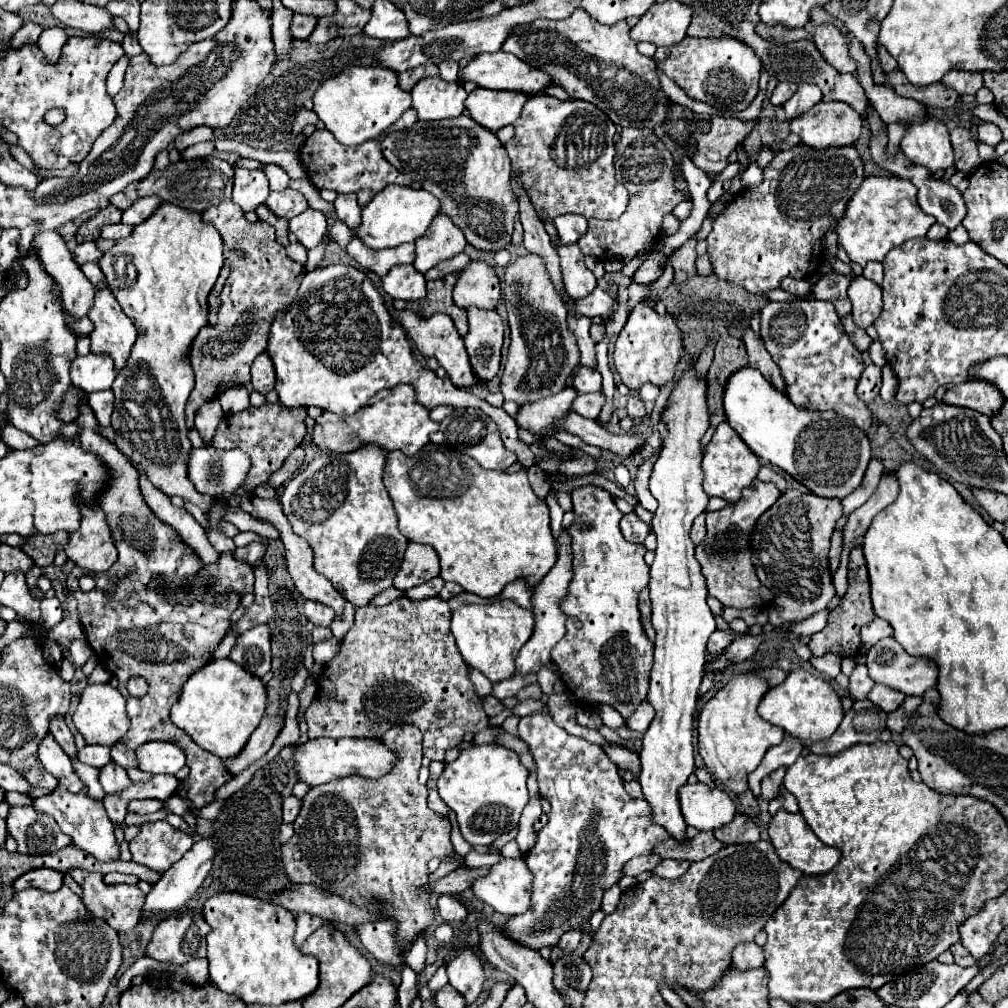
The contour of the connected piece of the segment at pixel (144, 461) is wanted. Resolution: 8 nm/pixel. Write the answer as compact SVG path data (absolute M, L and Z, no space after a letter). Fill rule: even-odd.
M163 204L163 208L155 212L151 220L135 226L131 236L127 236L127 240L119 240L115 248L107 250L105 256L99 260L99 266L107 278L109 290L113 292L123 312L131 318L131 322L139 332L131 348L131 354L125 366L117 372L113 384L113 392L125 390L123 394L115 394L115 410L111 416L111 426L115 430L115 446L119 450L129 448L137 452L137 460L133 458L133 454L125 454L125 456L143 468L143 472L147 474L147 478L153 482L155 488L159 488L167 496L181 496L183 500L193 502L195 506L207 512L207 508L211 508L213 504L213 498L199 494L191 484L191 480L187 478L187 464L193 446L187 436L189 428L187 428L185 406L191 390L195 388L189 350L199 330L209 324L207 296L213 284L217 282L219 270L223 266L223 238L213 226L201 222L201 214L187 212L185 208L179 208L175 204ZM129 264L137 268L137 274L129 274Z

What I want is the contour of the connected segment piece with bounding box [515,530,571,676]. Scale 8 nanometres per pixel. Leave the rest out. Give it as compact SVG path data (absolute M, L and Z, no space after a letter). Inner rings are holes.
M565 530L559 536L559 558L557 564L541 578L541 582L535 586L535 594L533 594L533 614L535 614L535 630L531 634L531 638L527 640L527 644L521 648L519 656L517 656L517 676L525 676L525 674L535 674L541 666L545 666L551 656L551 648L563 638L565 634L565 616L563 612L559 612L559 600L567 594L567 584L571 580L571 548L569 548L569 536L565 534Z

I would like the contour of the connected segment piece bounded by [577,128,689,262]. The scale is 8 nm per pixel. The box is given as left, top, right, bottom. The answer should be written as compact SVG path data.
M623 128L621 138L615 144L615 170L619 182L629 190L629 206L623 216L613 222L591 218L589 230L577 242L577 246L585 256L595 256L599 260L621 258L627 262L639 252L647 248L651 250L657 244L663 216L669 214L679 202L689 200L689 192L677 192L675 160L657 134L649 128Z

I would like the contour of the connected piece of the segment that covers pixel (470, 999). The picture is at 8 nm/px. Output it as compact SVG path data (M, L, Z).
M465 946L461 954L457 954L447 962L447 974L449 984L465 996L467 1004L473 1004L485 984L483 960L479 952L471 946Z

